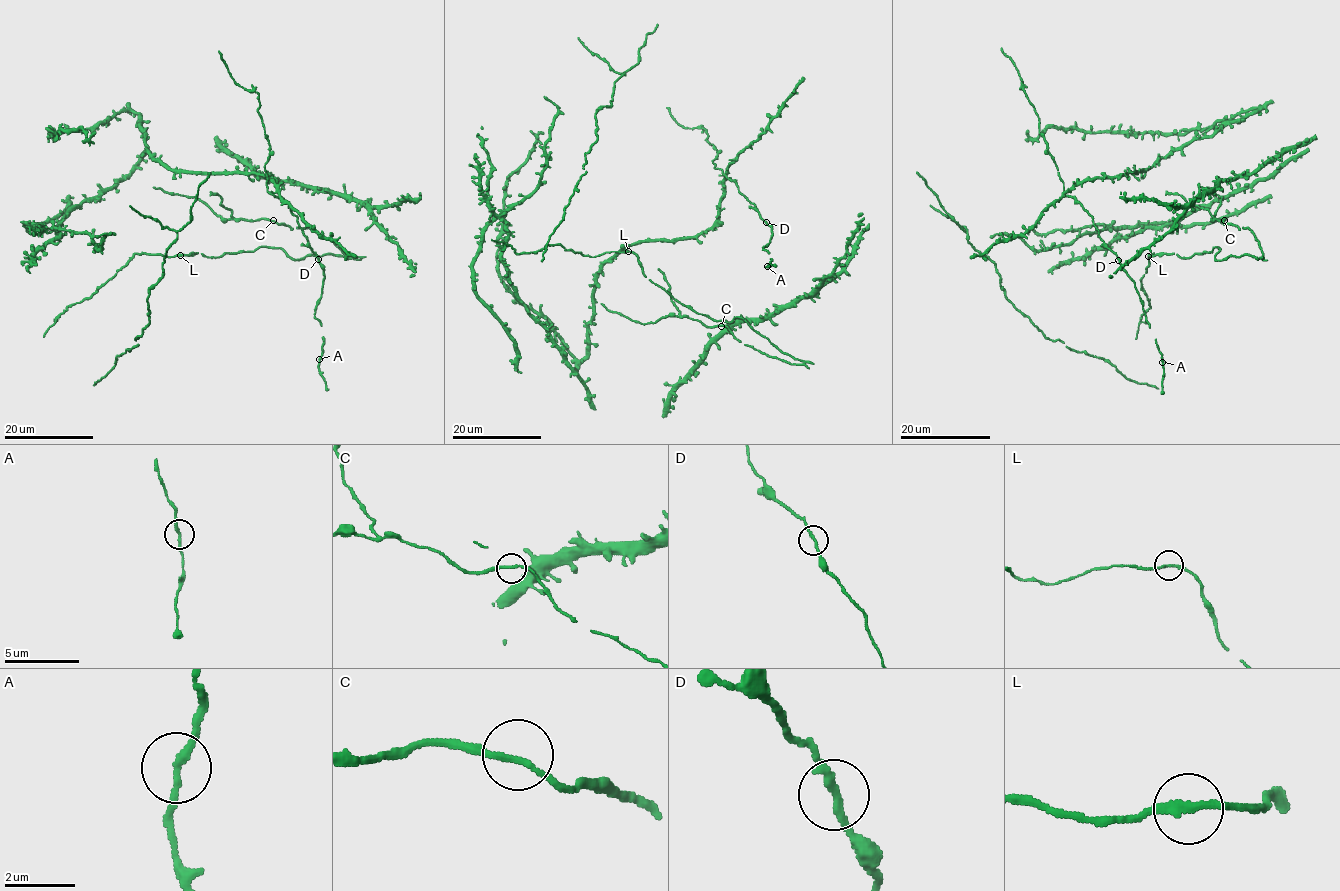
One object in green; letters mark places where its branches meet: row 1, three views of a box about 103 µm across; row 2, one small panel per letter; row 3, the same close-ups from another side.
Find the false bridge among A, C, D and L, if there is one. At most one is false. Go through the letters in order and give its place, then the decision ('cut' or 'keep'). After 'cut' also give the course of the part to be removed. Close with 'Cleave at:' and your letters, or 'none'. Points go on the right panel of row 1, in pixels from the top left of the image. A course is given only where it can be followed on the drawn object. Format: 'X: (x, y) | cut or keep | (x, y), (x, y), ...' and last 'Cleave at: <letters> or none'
A: (1162, 362) | keep
C: (1224, 220) | keep
D: (1118, 260) | keep
L: (1148, 256) | keep
Cleave at: none

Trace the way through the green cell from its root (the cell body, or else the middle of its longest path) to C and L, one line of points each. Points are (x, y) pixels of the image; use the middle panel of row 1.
C: (782, 351), (804, 362), (790, 363), (769, 357), (744, 345), (725, 326), (721, 326)
L: (782, 351), (743, 318), (735, 317), (730, 322), (713, 320), (680, 304), (646, 277), (638, 257), (628, 252)

